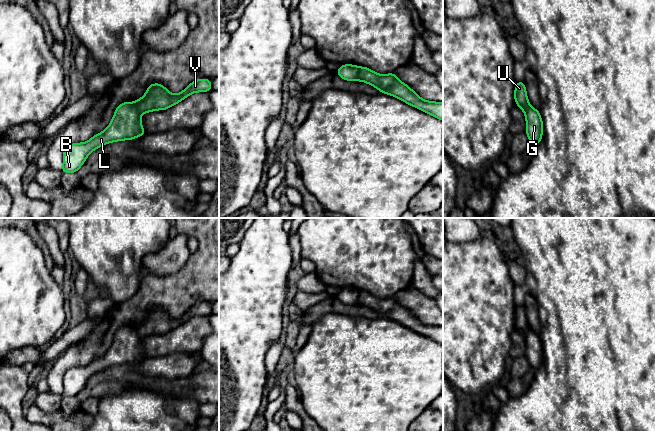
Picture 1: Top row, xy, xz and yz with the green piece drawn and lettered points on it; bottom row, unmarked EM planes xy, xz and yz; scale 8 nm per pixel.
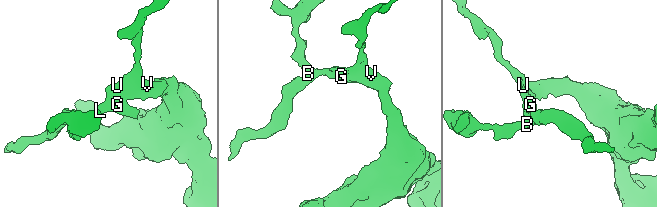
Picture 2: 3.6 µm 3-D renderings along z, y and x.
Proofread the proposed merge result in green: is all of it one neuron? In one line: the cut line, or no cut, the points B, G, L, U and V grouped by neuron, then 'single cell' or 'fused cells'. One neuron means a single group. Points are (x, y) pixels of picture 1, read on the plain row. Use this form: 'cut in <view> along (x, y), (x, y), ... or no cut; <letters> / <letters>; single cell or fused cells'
cut in xz along (359, 291), (358, 303); B G L / U V; fused cells

